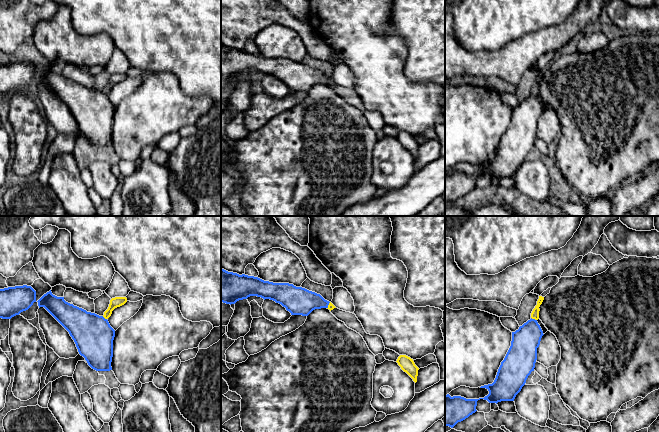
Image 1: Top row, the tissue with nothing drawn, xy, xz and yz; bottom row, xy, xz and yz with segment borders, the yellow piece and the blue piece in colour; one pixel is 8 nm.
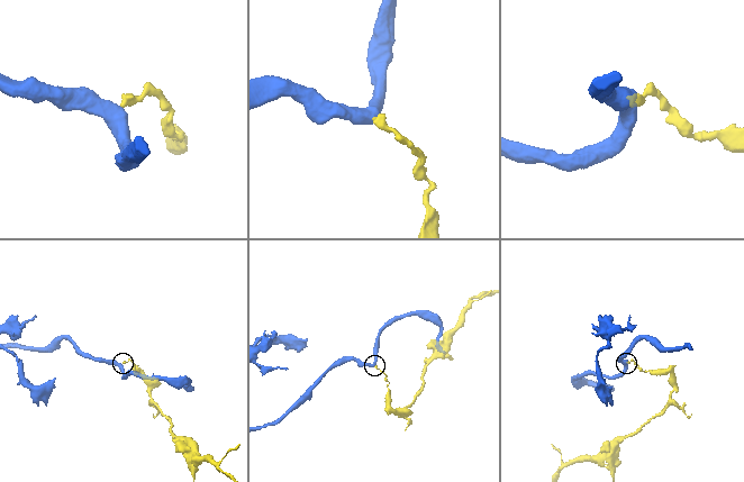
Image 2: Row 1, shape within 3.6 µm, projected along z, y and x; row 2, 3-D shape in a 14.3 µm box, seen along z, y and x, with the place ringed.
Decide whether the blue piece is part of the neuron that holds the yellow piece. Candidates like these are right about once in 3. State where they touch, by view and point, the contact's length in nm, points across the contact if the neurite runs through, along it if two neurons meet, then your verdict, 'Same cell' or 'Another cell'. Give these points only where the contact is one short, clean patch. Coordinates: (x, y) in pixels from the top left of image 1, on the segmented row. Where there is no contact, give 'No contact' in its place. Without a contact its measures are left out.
Touches yellow at yz (534, 318). Shared border 50 nm. Boundary: yz (531, 317), (536, 320). Another cell

